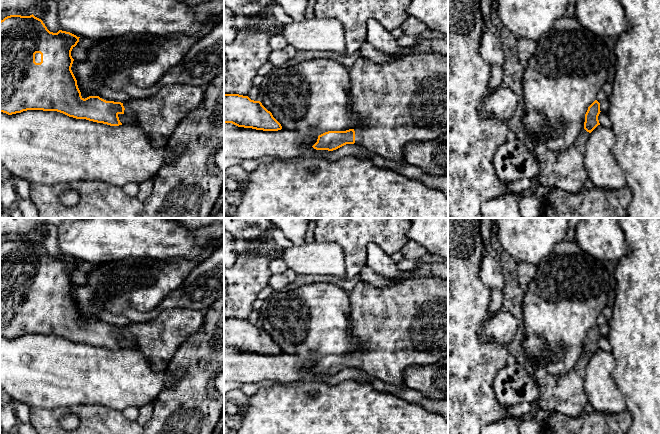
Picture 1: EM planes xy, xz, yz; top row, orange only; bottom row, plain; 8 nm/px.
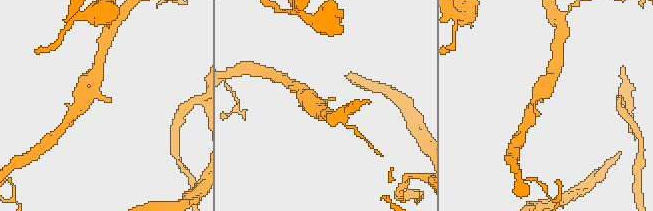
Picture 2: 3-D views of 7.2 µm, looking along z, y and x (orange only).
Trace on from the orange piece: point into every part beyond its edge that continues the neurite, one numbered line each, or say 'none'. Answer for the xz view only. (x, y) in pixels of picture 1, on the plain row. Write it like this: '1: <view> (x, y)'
1: xz (405, 323)

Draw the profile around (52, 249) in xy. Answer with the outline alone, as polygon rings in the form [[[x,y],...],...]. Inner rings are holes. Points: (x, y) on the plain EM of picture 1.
[[[43,225],[36,228],[32,238],[41,243],[50,256],[57,257],[60,252],[57,246],[58,227],[56,225]]]

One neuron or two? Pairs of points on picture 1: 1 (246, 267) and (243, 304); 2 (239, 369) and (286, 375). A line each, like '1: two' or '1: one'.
1: one
2: one

